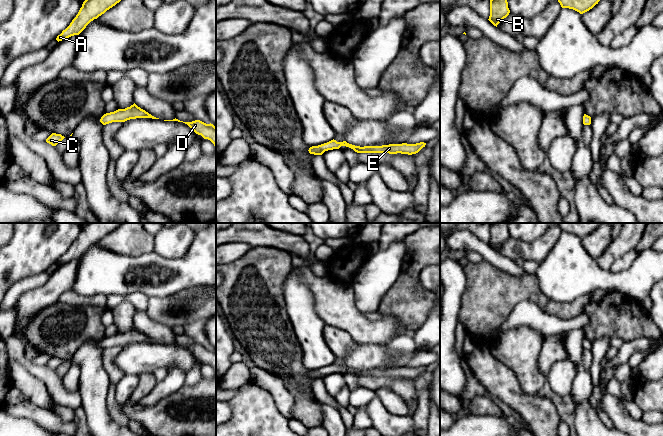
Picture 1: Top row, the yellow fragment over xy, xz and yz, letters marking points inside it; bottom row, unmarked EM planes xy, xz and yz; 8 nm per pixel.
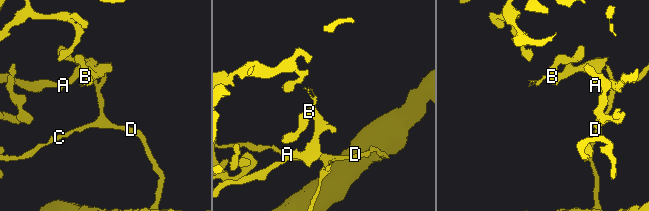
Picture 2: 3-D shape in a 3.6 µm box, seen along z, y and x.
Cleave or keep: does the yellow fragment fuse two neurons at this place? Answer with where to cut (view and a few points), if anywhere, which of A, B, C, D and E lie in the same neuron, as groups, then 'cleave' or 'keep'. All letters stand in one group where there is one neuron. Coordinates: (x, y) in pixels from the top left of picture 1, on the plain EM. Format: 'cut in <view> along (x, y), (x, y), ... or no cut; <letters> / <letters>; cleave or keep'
cut in xz along (319, 369), (324, 375); A B C / D E; cleave

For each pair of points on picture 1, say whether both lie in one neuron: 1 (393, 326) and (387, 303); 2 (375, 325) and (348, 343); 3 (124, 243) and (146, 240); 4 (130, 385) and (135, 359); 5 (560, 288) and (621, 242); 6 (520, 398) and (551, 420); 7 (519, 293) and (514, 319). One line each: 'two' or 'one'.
1: two
2: two
3: one
4: two
5: two
6: one
7: two

